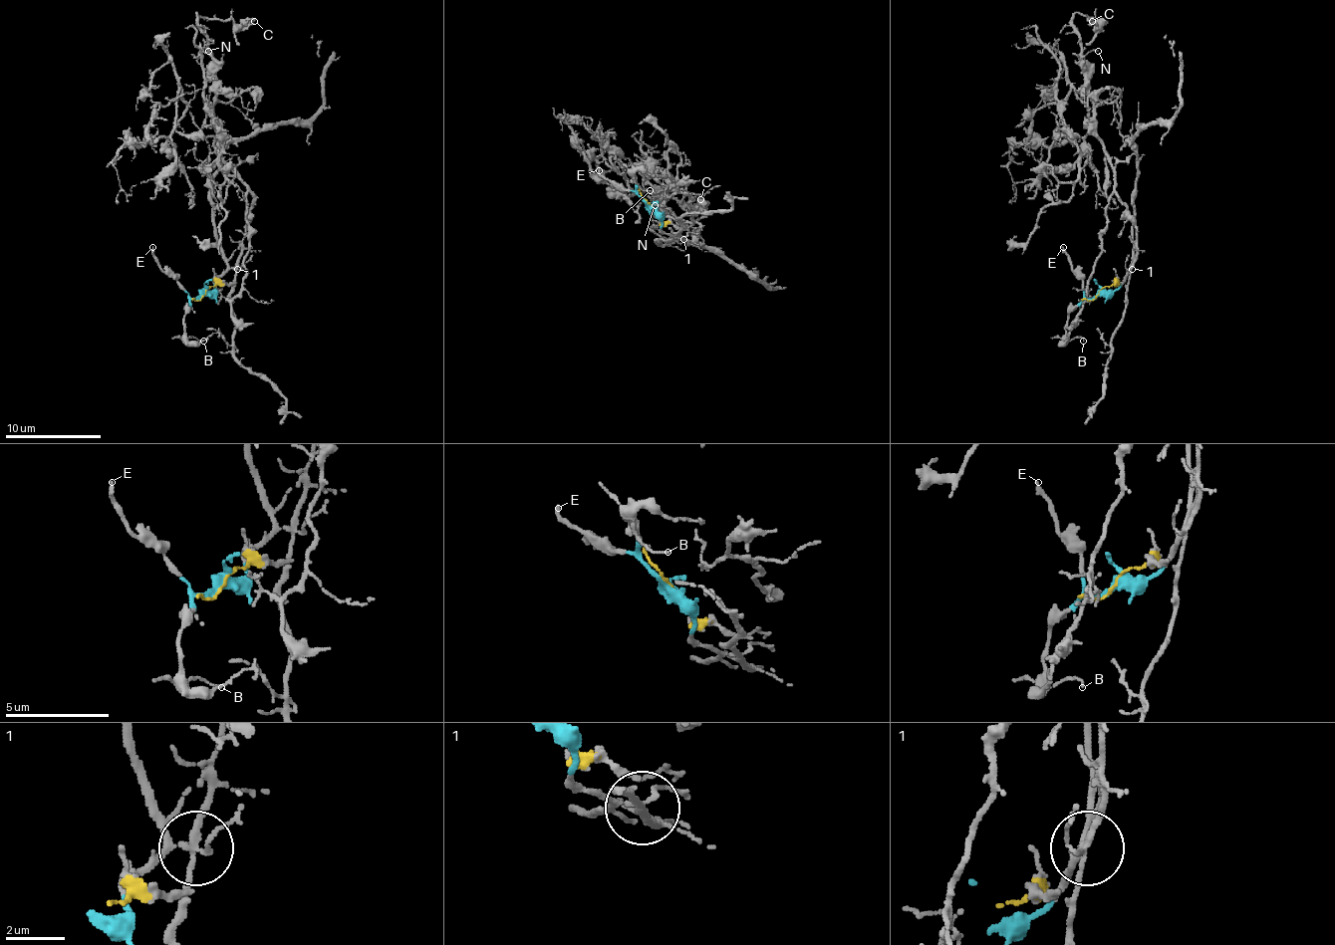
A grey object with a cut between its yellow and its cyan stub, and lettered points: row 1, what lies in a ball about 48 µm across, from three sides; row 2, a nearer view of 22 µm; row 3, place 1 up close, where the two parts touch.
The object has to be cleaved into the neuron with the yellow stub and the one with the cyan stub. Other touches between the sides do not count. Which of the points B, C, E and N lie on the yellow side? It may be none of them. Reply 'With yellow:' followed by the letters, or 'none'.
With yellow: C, N

